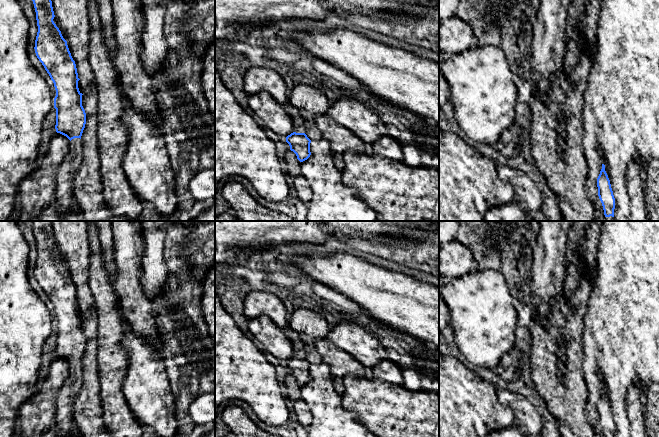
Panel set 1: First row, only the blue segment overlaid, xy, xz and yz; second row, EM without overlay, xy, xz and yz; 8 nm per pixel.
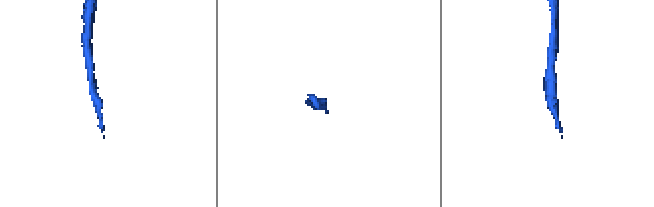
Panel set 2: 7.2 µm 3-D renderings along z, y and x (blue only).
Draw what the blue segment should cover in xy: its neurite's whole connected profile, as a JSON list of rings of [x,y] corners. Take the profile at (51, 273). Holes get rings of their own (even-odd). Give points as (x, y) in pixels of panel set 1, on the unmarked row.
[[[32,221],[36,236],[38,256],[35,277],[54,307],[56,320],[57,357],[70,365],[80,362],[86,348],[86,337],[82,330],[82,317],[78,312],[77,292],[69,275],[67,265],[54,247],[55,241],[51,221]]]

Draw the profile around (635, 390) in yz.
[[[638,384],[628,388],[626,400],[627,414],[631,425],[630,437],[647,437],[648,432],[644,424],[644,399]]]

